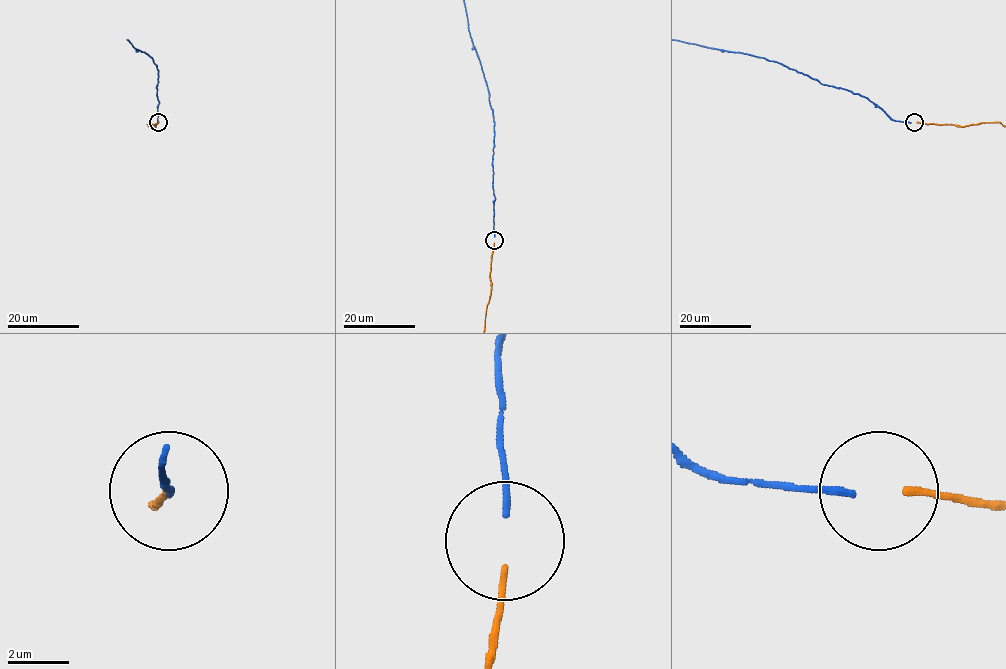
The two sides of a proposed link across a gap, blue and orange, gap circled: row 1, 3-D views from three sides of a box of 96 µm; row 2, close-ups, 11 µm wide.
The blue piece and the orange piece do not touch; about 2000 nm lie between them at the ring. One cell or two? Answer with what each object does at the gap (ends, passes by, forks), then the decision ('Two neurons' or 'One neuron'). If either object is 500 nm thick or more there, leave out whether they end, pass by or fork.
At the ring blue ends. At the ring orange ends. One neuron

